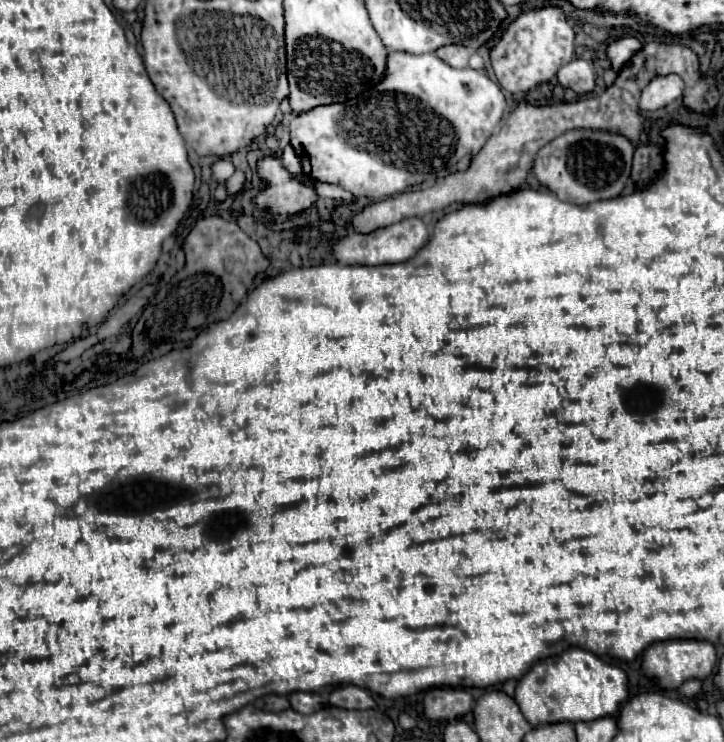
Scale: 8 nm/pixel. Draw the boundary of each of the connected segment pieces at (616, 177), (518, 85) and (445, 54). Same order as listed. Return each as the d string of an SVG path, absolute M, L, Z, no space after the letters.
M570 129L570 131L564 131L562 135L558 135L556 139L552 139L550 143L546 143L536 153L532 173L544 187L548 187L552 193L556 193L558 199L576 203L576 205L584 205L584 203L592 203L592 201L600 201L600 199L612 199L622 193L626 179L630 177L632 153L634 153L632 141L620 133L602 131L602 129Z
M556 5L520 13L502 33L500 41L490 49L492 69L500 87L510 93L528 93L530 89L548 83L552 77L556 77L564 63L570 63L576 57L574 39L574 25L568 23L564 11Z
M446 45L446 47L440 47L436 51L436 55L446 61L450 67L466 67L468 65L468 57L470 57L470 49L468 47L462 47L462 45Z

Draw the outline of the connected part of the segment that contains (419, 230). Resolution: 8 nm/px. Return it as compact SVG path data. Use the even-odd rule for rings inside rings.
M410 217L410 219L402 219L396 225L390 227L380 227L372 233L350 233L346 237L342 237L340 241L334 243L334 257L338 263L342 265L382 265L382 263L402 263L408 261L410 257L416 255L416 251L420 247L424 247L428 241L428 229L422 223L422 219L418 217Z

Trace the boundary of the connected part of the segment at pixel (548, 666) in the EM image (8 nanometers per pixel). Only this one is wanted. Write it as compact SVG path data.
M566 649L562 657L554 655L538 661L516 685L514 701L522 707L522 715L530 725L560 723L560 721L592 721L598 717L614 715L628 699L626 673L614 665L604 663L600 657L586 649Z

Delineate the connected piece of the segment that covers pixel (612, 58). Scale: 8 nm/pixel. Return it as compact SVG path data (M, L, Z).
M632 35L626 37L618 37L612 43L608 43L606 47L606 57L612 63L612 69L618 73L622 71L622 67L644 47L644 43Z

